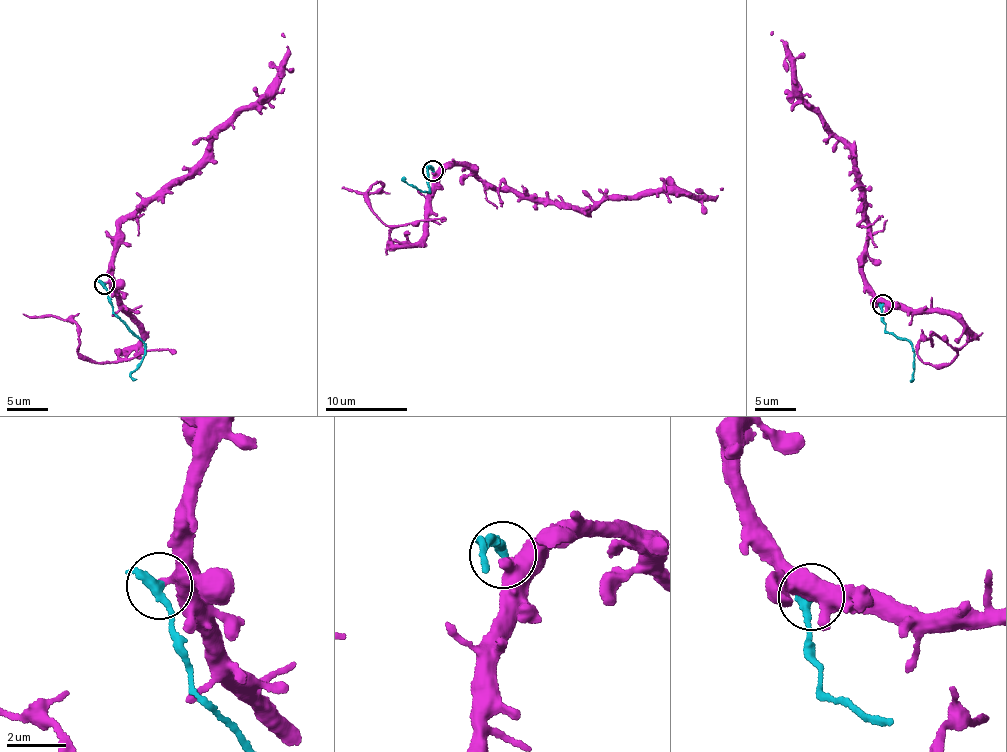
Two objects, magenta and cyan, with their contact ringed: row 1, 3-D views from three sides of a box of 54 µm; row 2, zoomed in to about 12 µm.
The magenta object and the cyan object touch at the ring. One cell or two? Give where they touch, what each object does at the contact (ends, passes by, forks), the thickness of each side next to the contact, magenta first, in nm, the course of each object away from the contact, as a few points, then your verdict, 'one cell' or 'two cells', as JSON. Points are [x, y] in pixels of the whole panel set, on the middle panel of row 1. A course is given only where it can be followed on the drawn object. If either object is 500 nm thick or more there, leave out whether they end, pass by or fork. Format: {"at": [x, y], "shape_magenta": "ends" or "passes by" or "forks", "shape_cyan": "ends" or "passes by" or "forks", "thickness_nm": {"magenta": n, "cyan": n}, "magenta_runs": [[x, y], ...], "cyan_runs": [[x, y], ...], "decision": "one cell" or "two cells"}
{"at": [433, 170], "shape_magenta": "ends", "shape_cyan": "ends", "thickness_nm": {"magenta": 480, "cyan": 420}, "magenta_runs": [[433, 172], [443, 167], [465, 166], [499, 188], [585, 209], [604, 199], [654, 192], [711, 200], [722, 189]], "cyan_runs": [[433, 170], [426, 166], [428, 191], [420, 191], [404, 180], [406, 179]], "decision": "two cells"}

